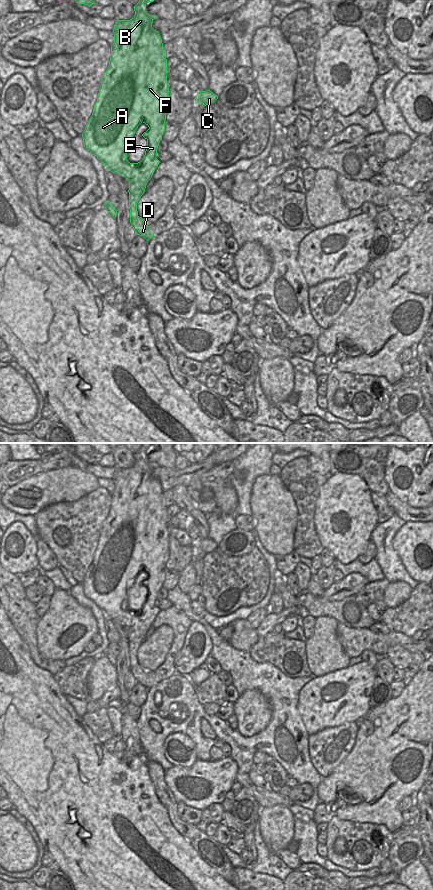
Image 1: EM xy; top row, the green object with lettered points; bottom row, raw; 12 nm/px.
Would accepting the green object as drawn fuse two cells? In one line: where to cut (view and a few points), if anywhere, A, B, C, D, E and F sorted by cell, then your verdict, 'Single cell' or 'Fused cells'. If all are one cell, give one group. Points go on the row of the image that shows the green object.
Split along xy (155, 157), (144, 162), (128, 179). Groups: A B C E F / D. Fused cells.

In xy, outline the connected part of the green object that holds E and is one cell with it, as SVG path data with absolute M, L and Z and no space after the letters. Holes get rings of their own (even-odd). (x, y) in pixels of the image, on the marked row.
M139 0L134 6L135 15L132 19L116 21L112 31L114 43L111 46L109 66L101 80L93 113L82 134L84 147L109 171L118 172L126 179L133 178L135 170L157 157L169 110L167 59L161 36L152 28L153 20L157 17L145 11L146 4L151 1ZM142 122L149 127L142 134L147 140L145 155L140 162L130 163L127 160L127 144Z

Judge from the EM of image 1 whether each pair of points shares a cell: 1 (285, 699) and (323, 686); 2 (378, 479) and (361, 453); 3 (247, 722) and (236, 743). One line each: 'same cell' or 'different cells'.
1: different cells
2: same cell
3: different cells

